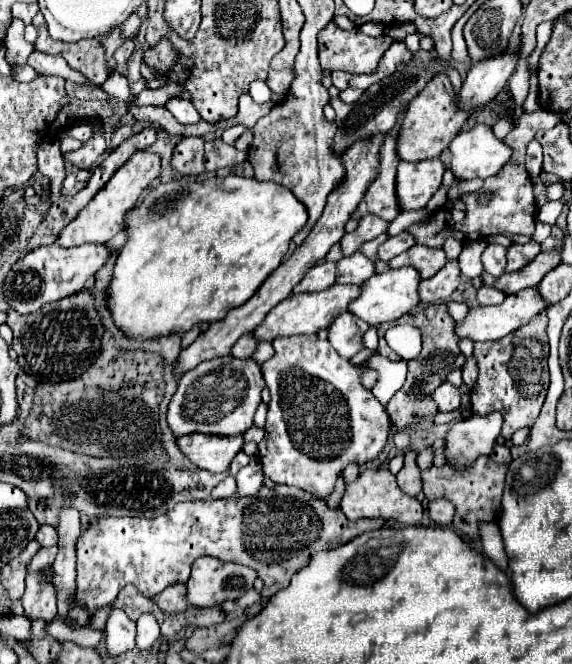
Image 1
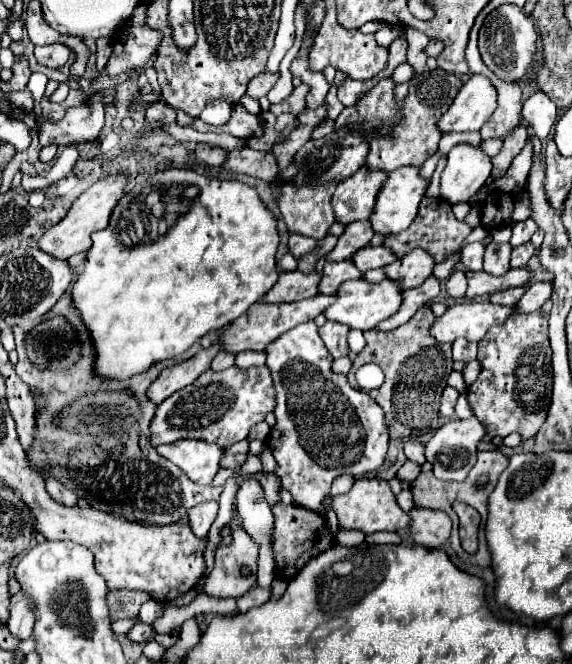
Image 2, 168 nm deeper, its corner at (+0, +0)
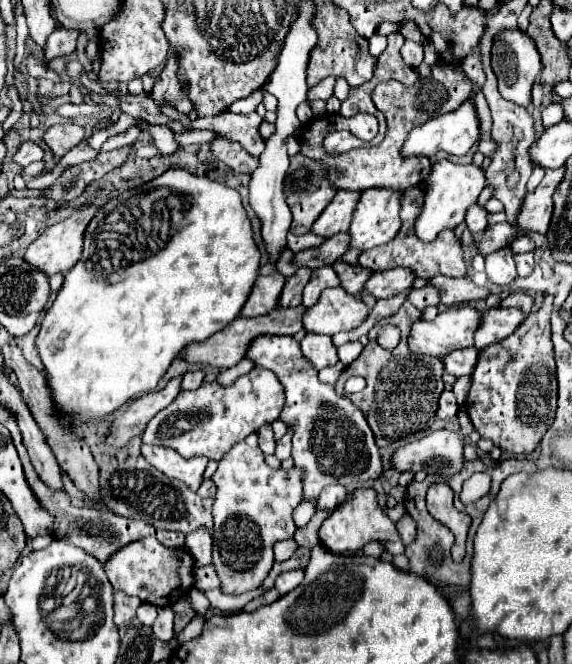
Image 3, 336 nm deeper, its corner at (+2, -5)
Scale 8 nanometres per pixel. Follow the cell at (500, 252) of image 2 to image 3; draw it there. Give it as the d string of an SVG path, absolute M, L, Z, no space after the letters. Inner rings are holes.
M503 247L503 249L497 249L485 255L485 271L487 271L487 277L495 285L507 287L517 277L515 263L513 263L513 251L509 247Z

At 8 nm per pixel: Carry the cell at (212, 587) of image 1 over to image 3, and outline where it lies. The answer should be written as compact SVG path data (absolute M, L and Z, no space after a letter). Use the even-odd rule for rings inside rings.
M257 433L233 445L213 475L217 495L213 503L213 567L221 579L221 591L227 595L241 595L257 589L271 571L273 543L279 539L293 539L295 523L291 511L301 503L301 471L299 469L271 469L263 461L257 445Z

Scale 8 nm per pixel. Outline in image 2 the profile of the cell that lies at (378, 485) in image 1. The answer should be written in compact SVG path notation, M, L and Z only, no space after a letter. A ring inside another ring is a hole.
M357 478L347 494L333 500L333 510L337 514L341 530L359 530L363 534L373 534L379 530L399 532L409 526L409 514L399 508L389 484L381 478Z

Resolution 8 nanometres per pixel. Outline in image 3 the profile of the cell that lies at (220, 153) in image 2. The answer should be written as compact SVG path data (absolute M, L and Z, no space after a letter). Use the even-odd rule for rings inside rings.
M215 139L215 141L211 141L211 153L213 153L213 157L217 157L225 165L229 165L235 173L251 175L253 169L257 169L257 165L259 165L259 157L253 157L235 141Z

